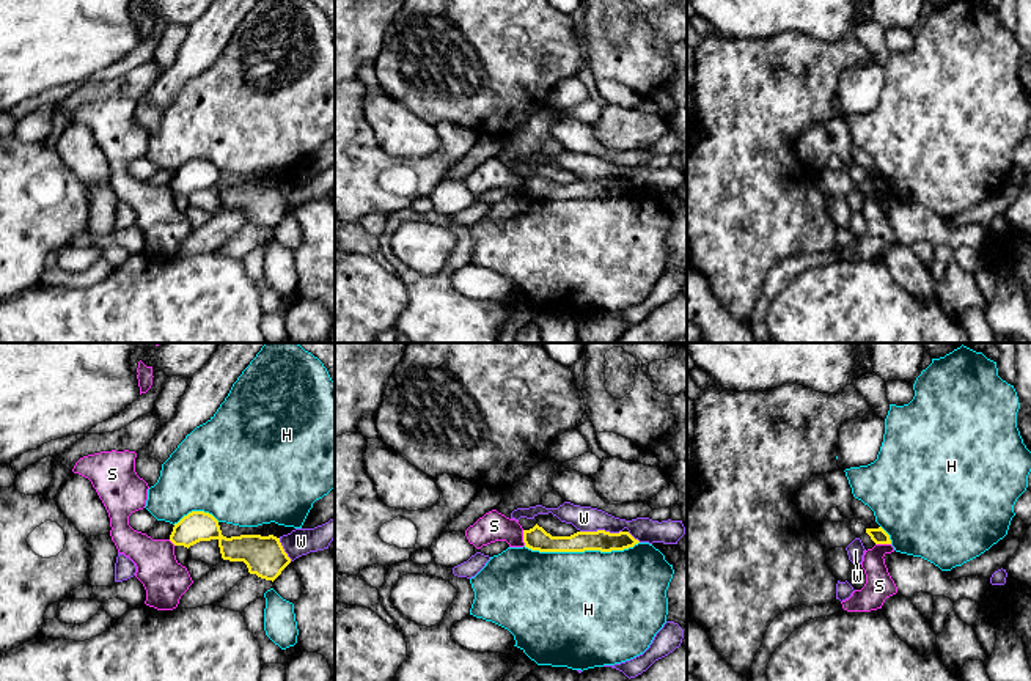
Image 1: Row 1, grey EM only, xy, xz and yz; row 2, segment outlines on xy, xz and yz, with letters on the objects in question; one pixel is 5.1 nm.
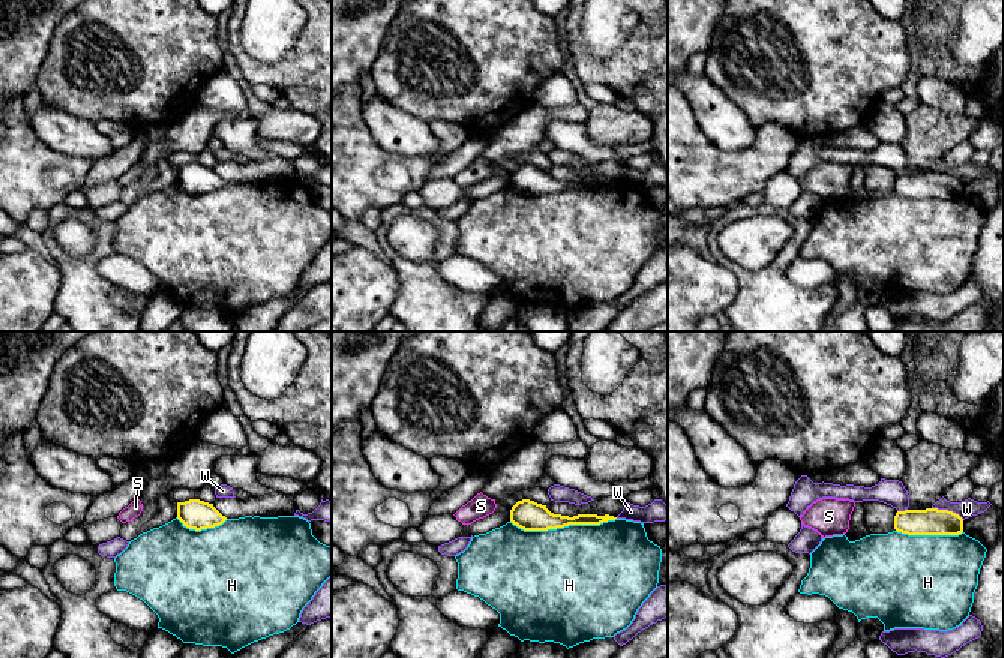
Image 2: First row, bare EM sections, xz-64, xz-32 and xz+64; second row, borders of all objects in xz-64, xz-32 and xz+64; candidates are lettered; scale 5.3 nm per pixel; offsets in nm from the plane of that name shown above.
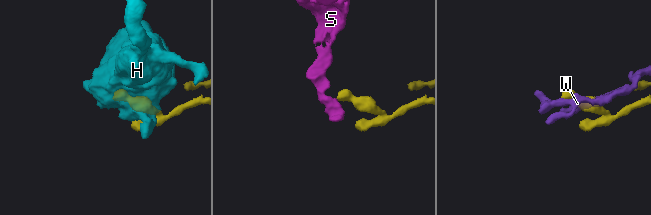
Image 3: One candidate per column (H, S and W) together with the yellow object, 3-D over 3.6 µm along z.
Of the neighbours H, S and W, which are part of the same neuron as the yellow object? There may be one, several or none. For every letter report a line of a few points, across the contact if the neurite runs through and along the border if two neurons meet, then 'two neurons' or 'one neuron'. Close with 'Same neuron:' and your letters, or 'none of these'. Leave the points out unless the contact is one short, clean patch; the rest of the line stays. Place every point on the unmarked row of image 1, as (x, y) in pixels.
H: two neurons
S: line xz (522, 178), (525, 192); two neurons
W: line xz (580, 178), (621, 180); two neurons
Same neuron: none of these

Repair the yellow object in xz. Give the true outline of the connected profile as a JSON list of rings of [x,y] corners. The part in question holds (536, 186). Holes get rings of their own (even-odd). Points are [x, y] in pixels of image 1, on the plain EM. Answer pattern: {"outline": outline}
{"outline": [[[538,171],[523,178],[525,195],[539,200],[585,200],[585,198],[624,198],[633,195],[640,189],[629,179],[610,181],[605,178],[597,179],[577,179],[571,184],[552,184]]]}

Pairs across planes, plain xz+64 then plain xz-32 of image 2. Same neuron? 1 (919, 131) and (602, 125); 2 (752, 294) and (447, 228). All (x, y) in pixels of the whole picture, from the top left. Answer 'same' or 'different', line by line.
1: same
2: same

